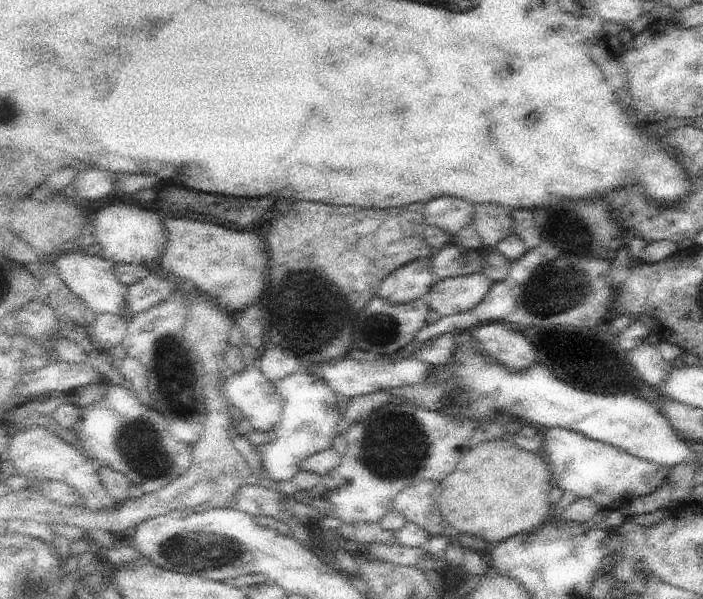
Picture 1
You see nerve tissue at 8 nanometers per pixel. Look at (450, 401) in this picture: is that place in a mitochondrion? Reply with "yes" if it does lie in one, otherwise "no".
no

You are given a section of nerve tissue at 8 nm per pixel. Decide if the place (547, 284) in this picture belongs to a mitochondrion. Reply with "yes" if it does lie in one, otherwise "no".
yes

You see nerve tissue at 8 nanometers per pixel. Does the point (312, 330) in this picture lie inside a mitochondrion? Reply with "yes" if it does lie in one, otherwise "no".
yes

